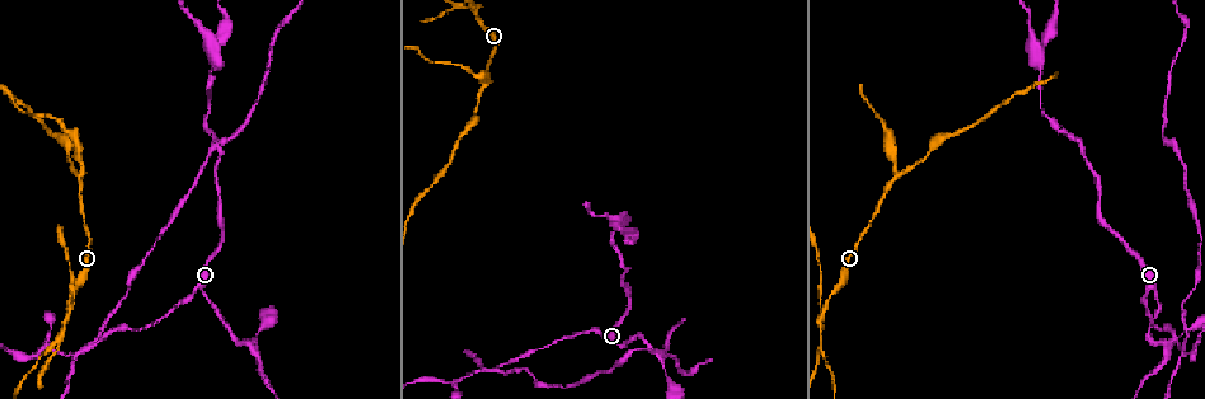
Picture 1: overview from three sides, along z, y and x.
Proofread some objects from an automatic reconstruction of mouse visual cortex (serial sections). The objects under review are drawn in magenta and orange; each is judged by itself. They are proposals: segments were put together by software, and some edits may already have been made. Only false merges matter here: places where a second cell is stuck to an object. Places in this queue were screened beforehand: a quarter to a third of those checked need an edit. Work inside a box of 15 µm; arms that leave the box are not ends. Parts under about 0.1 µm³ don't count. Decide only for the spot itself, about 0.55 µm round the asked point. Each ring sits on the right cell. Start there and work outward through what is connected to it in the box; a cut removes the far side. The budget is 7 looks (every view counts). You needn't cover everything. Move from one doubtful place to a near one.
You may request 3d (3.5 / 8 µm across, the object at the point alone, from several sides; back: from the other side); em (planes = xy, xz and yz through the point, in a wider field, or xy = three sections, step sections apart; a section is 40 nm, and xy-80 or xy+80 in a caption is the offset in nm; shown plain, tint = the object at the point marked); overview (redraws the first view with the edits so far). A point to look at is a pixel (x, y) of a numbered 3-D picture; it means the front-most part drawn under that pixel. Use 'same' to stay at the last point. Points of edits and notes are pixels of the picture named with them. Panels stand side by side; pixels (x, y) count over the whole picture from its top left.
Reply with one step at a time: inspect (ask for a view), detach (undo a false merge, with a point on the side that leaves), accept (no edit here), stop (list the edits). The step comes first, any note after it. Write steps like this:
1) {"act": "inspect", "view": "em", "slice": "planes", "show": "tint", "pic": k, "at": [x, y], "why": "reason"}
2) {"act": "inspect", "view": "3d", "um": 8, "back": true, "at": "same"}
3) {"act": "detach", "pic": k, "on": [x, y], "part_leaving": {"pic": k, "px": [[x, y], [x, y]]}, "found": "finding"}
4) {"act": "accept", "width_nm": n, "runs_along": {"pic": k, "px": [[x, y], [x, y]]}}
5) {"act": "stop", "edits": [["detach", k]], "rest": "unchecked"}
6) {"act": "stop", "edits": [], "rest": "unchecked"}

{"act": "inspect", "view": "3d", "um": 3.5, "pic": 1, "at": [658, 353], "why": "three-way junction"}

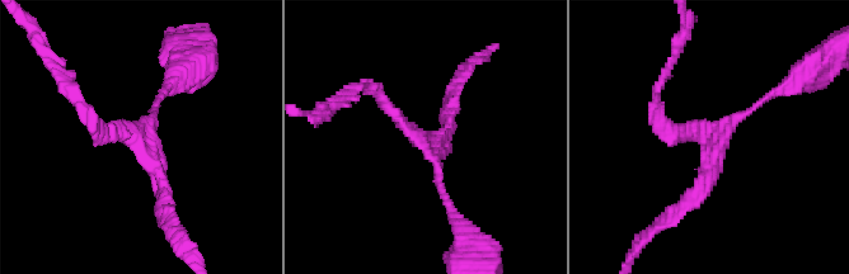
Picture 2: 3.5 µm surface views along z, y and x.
{"act": "inspect", "view": "em", "slice": "xy", "step": 2, "show": "tint", "pic": 2, "at": [415, 135], "arms": 3, "arm_widths_nm": [100, 200, 200]}

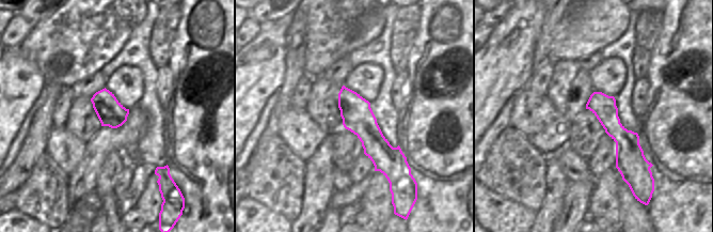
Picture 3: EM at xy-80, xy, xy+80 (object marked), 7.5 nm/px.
{"act": "accept", "runs_along": {"pic": 2, "px": [[362, 86], [432, 155], [444, 197]]}, "found": "all the same cell"}

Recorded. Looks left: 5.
{"act": "inspect", "view": "3d", "um": 3.5, "pic": 1, "at": [1035, 54], "why": "a fork"}

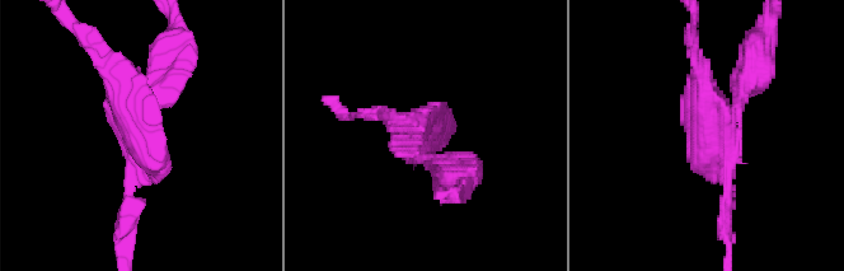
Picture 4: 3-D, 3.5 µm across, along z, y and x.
{"act": "detach", "pic": 4, "on": [745, 55], "arm_widths_nm": [150, 250, 300], "part_leaving": {"pic": 4, "px": [[740, 97], [756, 74], [769, 23]]}, "found": "two cells meet here"}

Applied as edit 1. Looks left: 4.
{"act": "inspect", "view": "overview", "why": "redraw"}

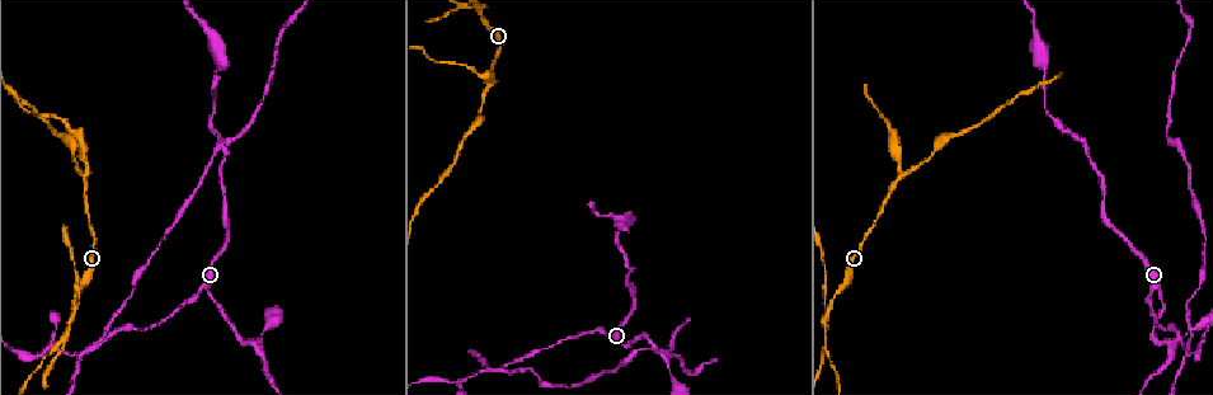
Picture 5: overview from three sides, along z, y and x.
{"act": "inspect", "view": "3d", "um": 8, "pic": 5, "at": [490, 85], "why": "a fork"}

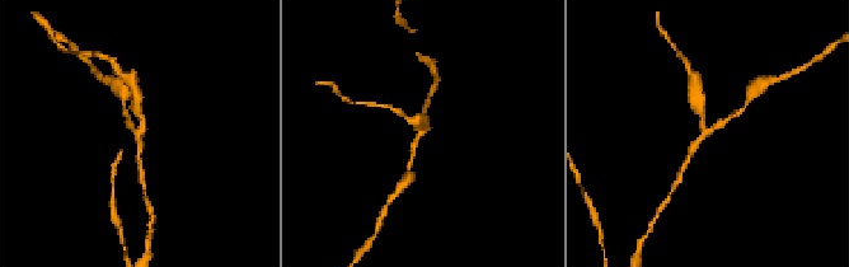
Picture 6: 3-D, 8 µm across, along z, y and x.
{"act": "inspect", "view": "em", "slice": "xy", "step": 2, "show": "tint", "pic": 6, "at": [138, 133], "arms": 3, "arm_widths_nm": [150, 150, 250], "why": "need the tissue"}

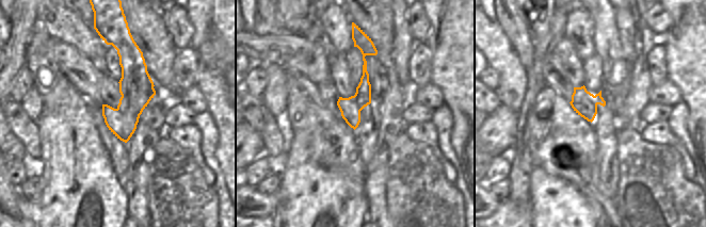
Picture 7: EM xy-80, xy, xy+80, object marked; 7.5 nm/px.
{"act": "detach", "pic": 6, "on": [697, 108], "found": "two cells meet here"}

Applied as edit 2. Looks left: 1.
{"act": "stop", "edits": [["detach", 4], ["detach", 6]], "rest": "unchecked"}

